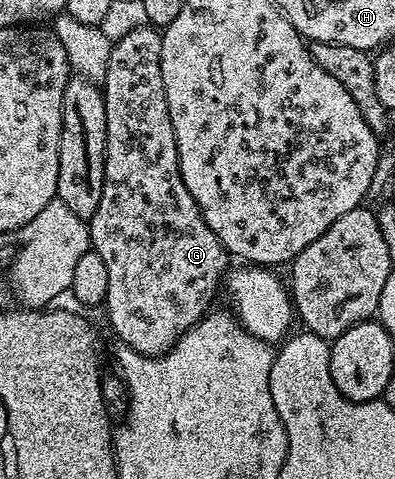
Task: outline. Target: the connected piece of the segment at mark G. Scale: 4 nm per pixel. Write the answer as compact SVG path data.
M156 26L135 28L134 31L123 36L123 40L113 43L111 60L107 64L107 72L103 79L103 93L105 107L107 108L107 140L105 141L105 183L103 196L99 196L99 208L95 216L88 219L89 240L91 249L99 256L103 256L103 264L107 264L107 296L103 303L103 310L109 313L109 322L113 325L115 333L121 337L124 345L130 346L135 352L156 358L158 354L172 348L181 338L184 330L191 329L195 323L200 322L206 314L210 313L213 297L217 290L222 289L223 279L231 266L231 255L223 248L223 244L203 220L199 204L187 192L187 184L183 184L183 176L179 172L179 152L175 144L175 128L171 128L171 112L167 108L167 92L163 88L163 68L161 67L162 31Z

